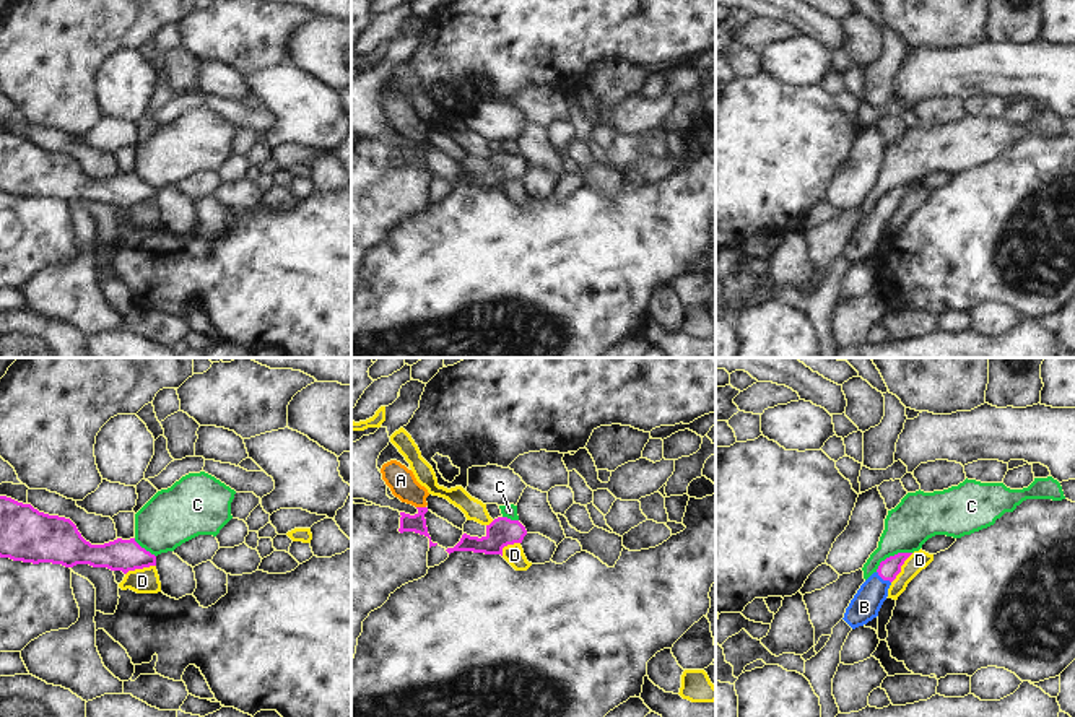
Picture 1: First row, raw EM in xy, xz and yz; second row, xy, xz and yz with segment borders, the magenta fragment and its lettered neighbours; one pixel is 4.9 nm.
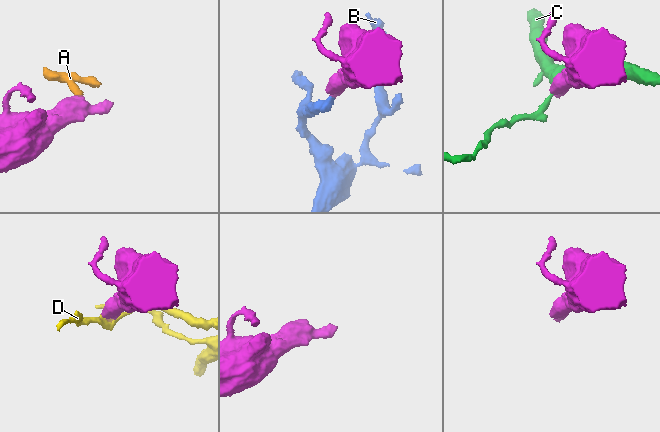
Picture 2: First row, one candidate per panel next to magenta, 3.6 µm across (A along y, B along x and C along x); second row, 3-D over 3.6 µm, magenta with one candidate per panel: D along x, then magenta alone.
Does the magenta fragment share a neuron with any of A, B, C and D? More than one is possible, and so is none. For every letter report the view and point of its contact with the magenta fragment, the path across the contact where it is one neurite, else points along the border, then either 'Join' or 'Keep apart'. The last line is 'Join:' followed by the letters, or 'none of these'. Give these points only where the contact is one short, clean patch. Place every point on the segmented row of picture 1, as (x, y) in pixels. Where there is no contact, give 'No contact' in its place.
A: Touches magenta at xz (422, 508). Boundary: xz (417, 506), (425, 508). Keep apart
B: Touches magenta at yz (883, 579). Path across: yz (890, 568), (883, 579), (864, 607). Join
C: Touches magenta at yz (892, 556). Boundary: yz (911, 551), (898, 551), (887, 556), (875, 571). Keep apart
D: Touches magenta at xy (140, 568). Boundary: xy (155, 564), (135, 568), (126, 574). Keep apart
Join: B.

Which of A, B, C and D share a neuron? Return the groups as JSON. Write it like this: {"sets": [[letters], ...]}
{"sets": [["A"], ["B"], ["C"], ["D"]]}

